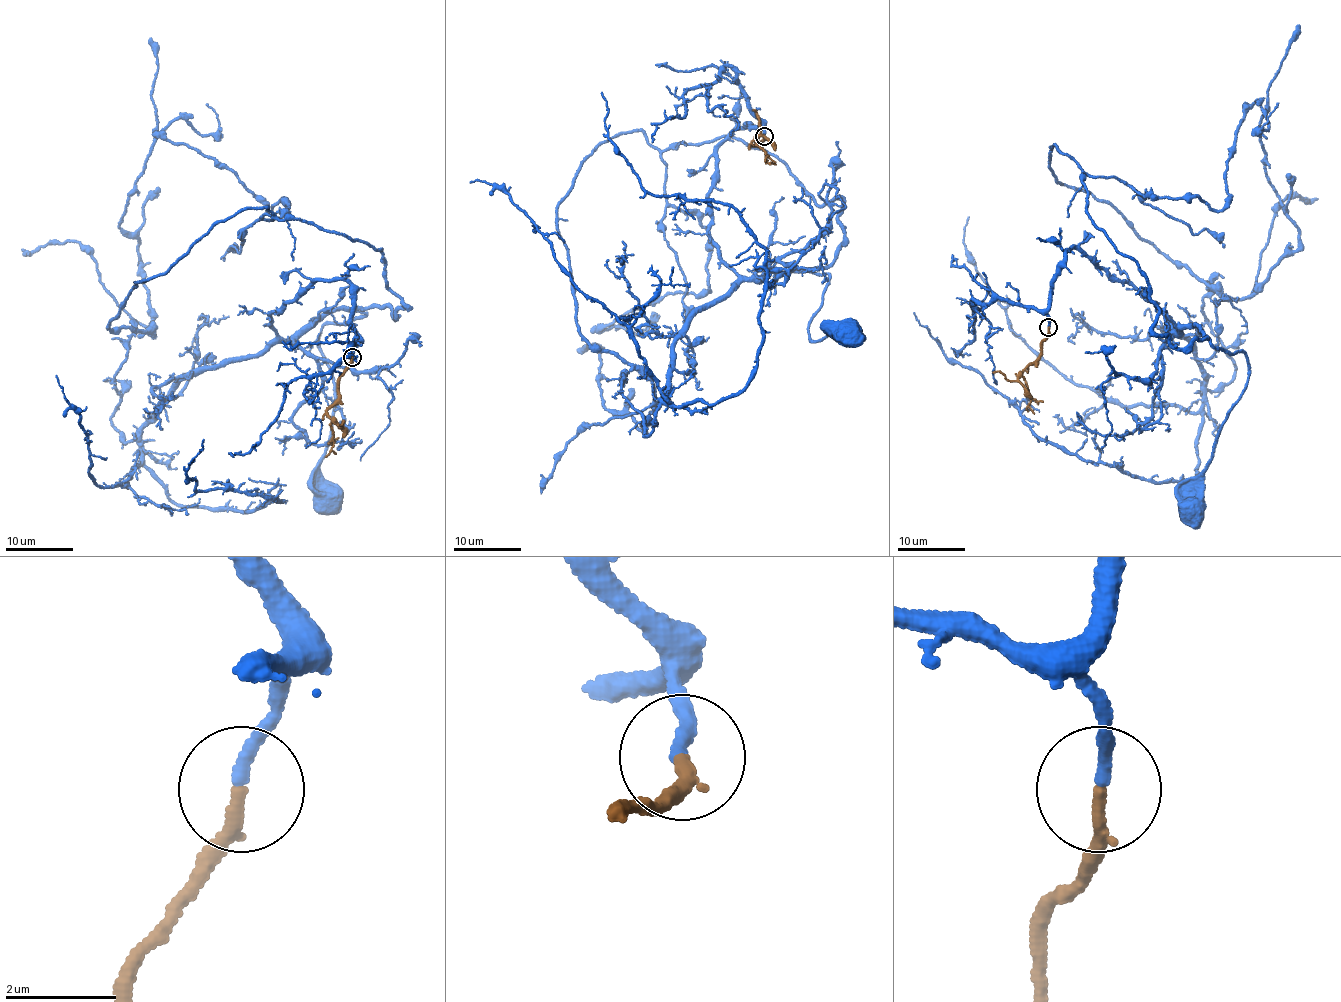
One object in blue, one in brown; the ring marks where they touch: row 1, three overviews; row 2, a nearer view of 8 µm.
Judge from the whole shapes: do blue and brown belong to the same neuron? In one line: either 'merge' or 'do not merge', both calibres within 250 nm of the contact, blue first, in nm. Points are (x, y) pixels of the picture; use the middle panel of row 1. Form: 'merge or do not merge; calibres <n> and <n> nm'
merge; calibres 240 and 240 nm

